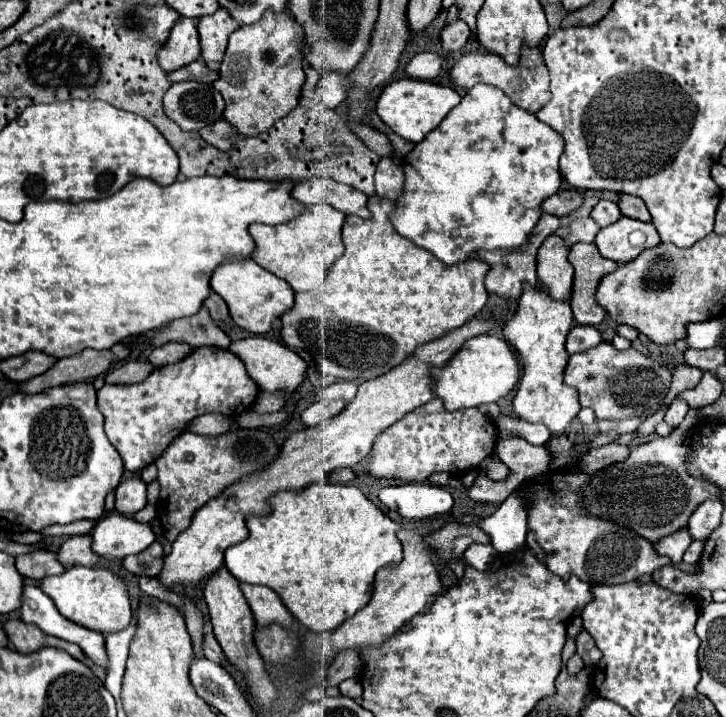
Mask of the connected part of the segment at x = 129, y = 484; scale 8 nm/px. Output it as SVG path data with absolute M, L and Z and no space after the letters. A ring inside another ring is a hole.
M140 478L122 480L116 488L116 512L132 516L146 506L146 484Z

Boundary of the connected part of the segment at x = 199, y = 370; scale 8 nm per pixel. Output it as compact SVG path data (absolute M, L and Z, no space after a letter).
M202 346L176 364L156 368L144 382L106 384L98 390L98 410L106 418L106 434L120 452L126 470L138 472L156 462L192 418L208 412L236 418L250 410L256 396L258 386L238 356L230 350Z

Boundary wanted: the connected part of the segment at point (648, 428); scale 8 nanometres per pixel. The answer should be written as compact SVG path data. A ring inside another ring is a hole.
M662 408L652 416L646 418L646 420L638 428L641 436L649 436L654 433L655 426L664 419L667 408Z

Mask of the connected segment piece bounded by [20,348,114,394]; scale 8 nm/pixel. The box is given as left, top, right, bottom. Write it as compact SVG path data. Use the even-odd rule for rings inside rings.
M88 348L76 356L60 358L48 372L22 382L20 390L26 394L38 394L52 386L90 380L90 378L104 374L104 370L110 368L112 360L114 360L112 350L90 350ZM104 360L106 360L106 364L104 364Z

